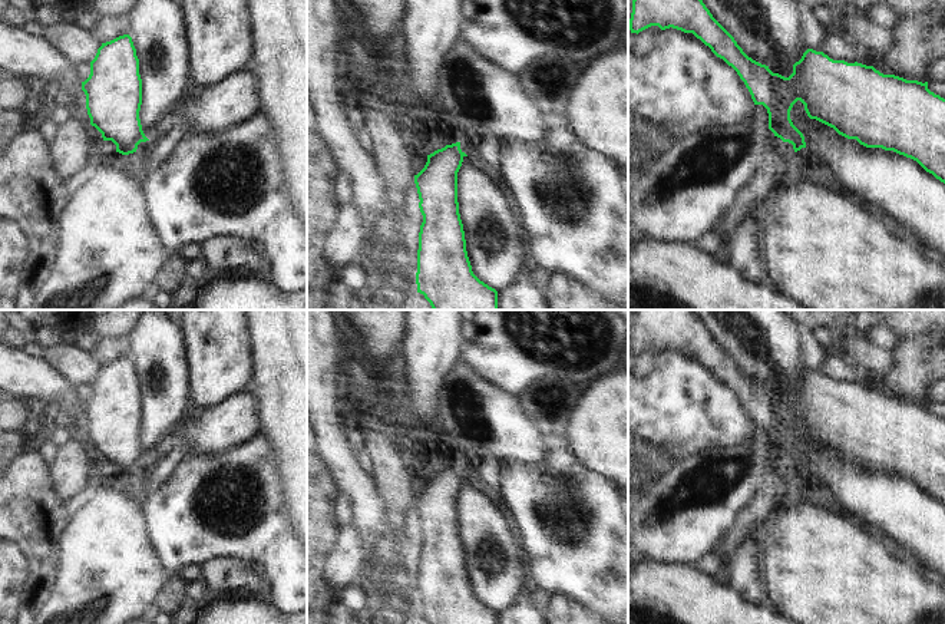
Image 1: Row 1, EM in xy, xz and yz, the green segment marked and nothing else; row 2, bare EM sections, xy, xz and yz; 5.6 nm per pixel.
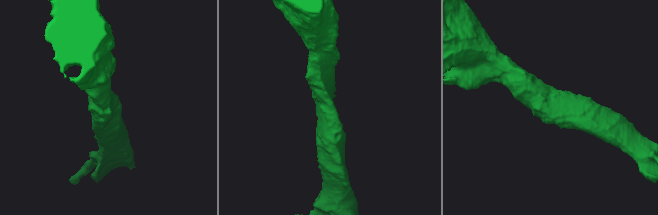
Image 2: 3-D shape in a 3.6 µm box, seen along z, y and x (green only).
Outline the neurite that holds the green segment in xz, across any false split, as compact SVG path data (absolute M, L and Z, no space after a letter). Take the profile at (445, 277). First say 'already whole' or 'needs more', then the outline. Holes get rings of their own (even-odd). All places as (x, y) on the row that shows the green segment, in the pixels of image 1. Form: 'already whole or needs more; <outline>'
already whole; M460 142L446 145L427 155L424 168L414 175L423 222L417 250L417 293L433 310L498 310L498 291L480 281L472 271L466 251L463 224L457 202L457 172L463 158Z

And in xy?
already whole; M129 34L102 43L90 62L89 77L82 82L82 90L86 95L90 125L102 133L103 141L112 141L116 145L116 152L122 155L133 153L141 142L149 141L142 131L139 119L142 79L136 49Z

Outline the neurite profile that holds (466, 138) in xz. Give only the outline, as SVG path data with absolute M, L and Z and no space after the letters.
M453 131L453 132L457 135L460 141L462 152L465 152L467 156L476 156L480 143L479 136L470 131Z

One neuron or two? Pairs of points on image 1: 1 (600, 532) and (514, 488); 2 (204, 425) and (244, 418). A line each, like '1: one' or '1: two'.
1: one
2: one

